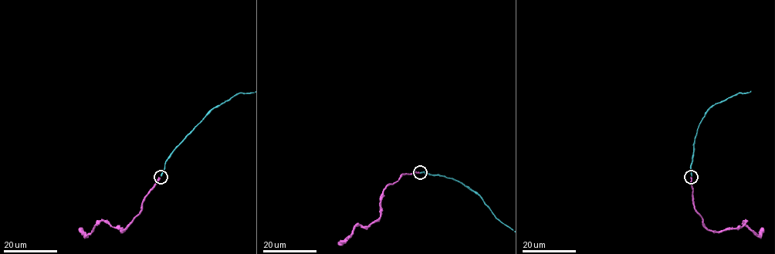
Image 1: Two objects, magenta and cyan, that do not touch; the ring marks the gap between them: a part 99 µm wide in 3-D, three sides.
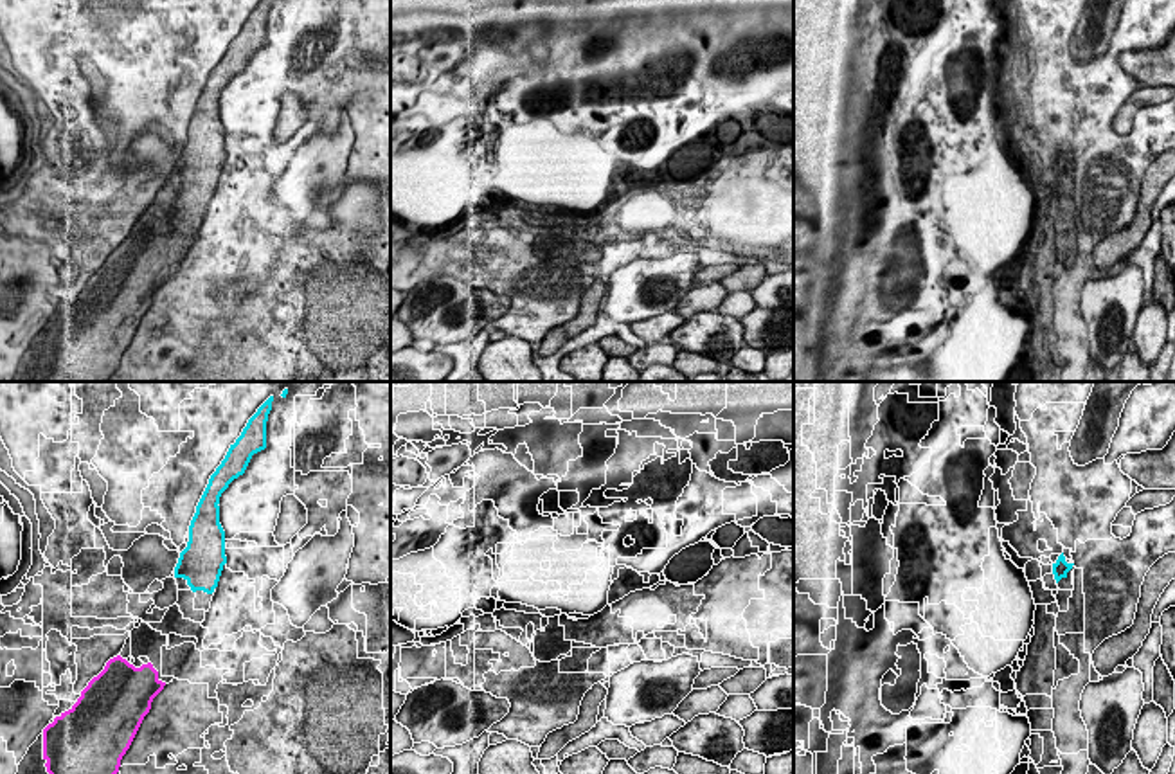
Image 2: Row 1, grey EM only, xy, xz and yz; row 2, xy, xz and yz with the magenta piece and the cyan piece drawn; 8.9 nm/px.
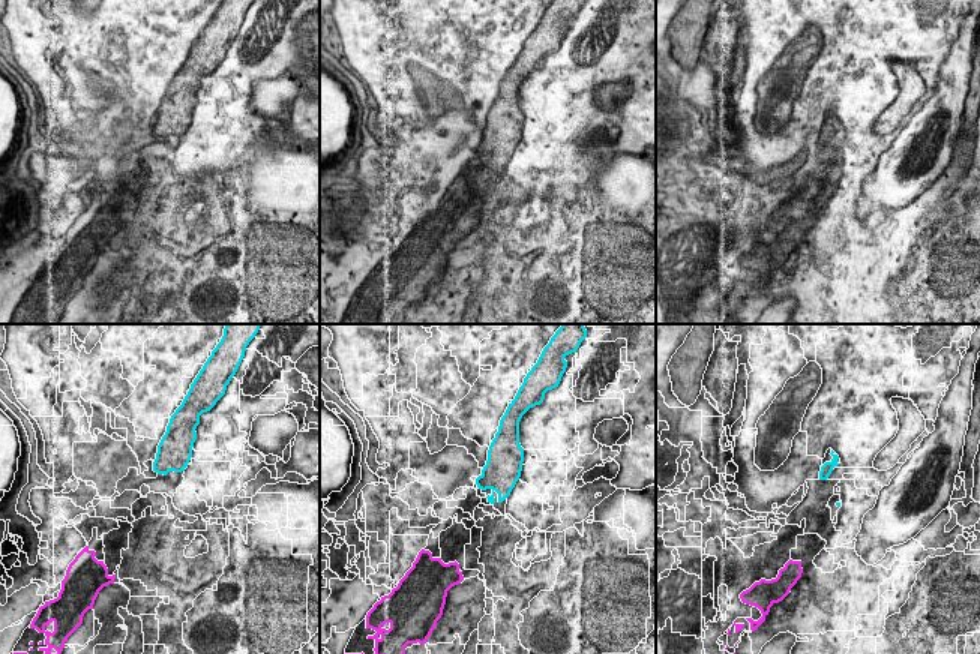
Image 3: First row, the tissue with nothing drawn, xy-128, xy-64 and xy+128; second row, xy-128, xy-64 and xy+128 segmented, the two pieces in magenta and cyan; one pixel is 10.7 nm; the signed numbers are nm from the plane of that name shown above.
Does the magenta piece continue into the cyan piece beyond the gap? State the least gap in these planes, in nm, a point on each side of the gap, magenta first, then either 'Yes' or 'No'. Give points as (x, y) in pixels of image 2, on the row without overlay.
Distance 750 nm. Across: xy (150, 260), (193, 188). Yes

